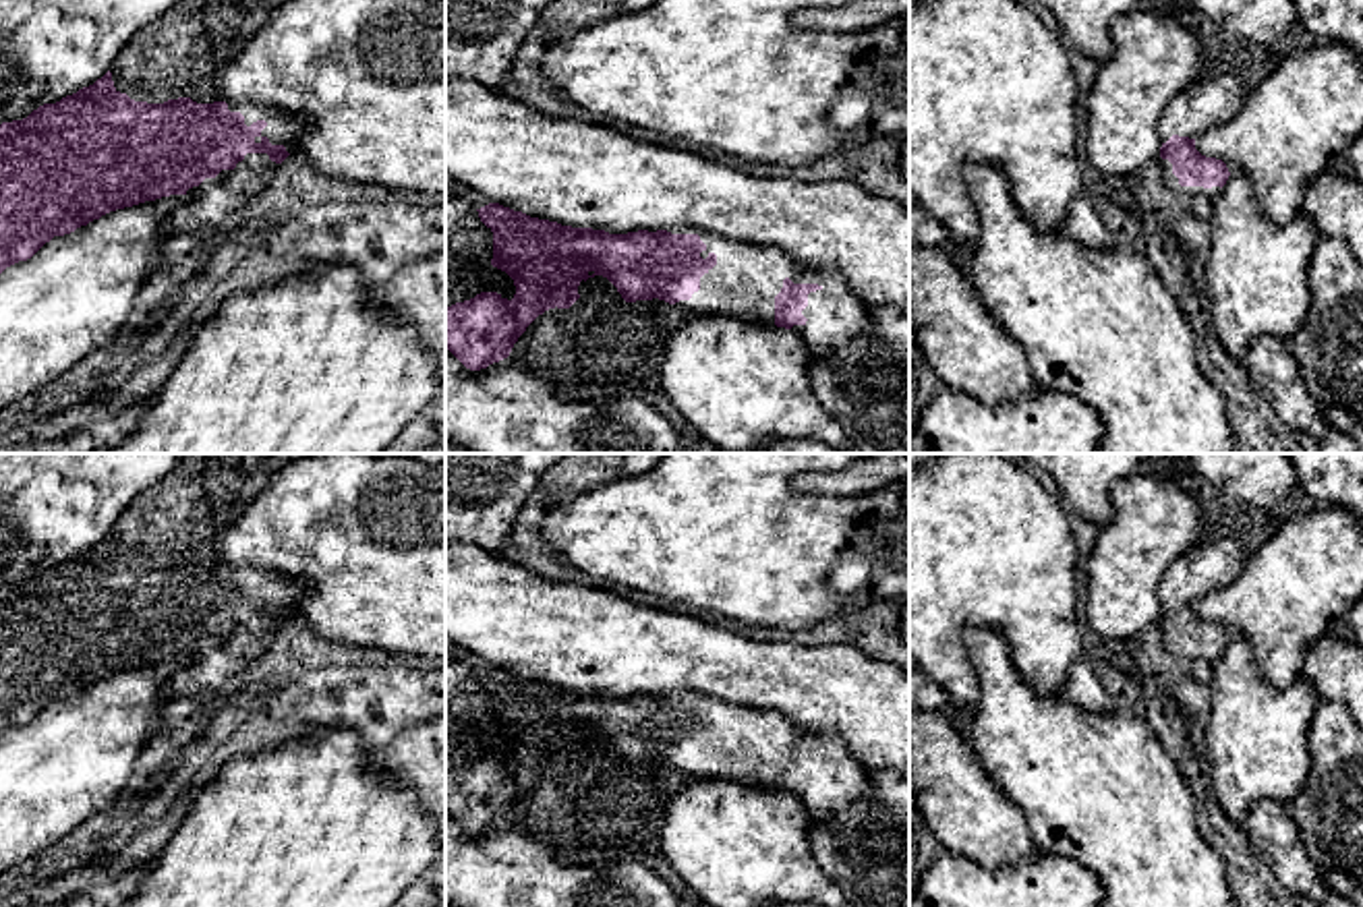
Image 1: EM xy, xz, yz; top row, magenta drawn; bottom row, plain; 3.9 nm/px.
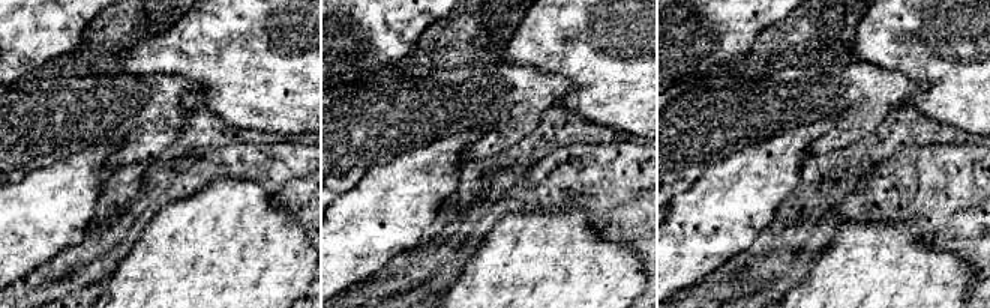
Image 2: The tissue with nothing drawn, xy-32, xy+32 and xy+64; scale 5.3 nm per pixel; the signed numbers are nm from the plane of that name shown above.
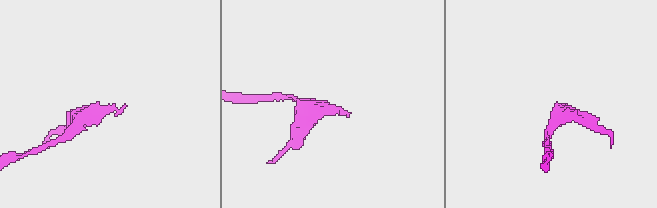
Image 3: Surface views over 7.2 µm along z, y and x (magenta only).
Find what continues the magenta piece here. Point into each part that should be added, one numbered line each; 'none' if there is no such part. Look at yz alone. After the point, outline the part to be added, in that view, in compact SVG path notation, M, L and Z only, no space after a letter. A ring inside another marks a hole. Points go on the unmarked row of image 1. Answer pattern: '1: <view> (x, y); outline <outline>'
1: yz (1171, 645); outline M1158 621L1158 627L1162 632L1162 644L1168 652L1181 656L1181 659L1204 659L1204 661L1218 661L1220 650L1204 652L1204 650L1181 650L1179 642L1172 638L1172 627L1168 623Z

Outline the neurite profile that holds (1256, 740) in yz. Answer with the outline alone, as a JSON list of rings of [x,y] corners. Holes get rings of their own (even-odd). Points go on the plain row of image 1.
[[[1230,638],[1212,663],[1210,758],[1212,797],[1224,816],[1245,826],[1259,799],[1290,803],[1311,770],[1307,733],[1320,704],[1299,675],[1290,685],[1268,683],[1245,638]]]

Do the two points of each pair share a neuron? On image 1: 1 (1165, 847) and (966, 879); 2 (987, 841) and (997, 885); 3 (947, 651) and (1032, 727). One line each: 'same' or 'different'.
1: different
2: different
3: different

